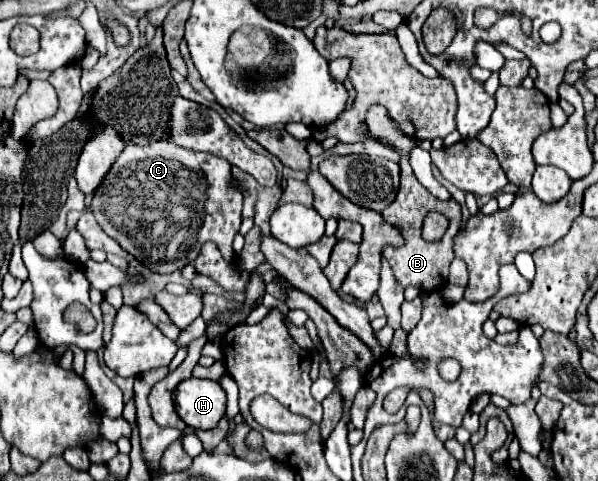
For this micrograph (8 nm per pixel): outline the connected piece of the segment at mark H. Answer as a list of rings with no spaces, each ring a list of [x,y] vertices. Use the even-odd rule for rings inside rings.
[[[186,379],[176,387],[176,411],[180,419],[196,429],[214,429],[226,413],[226,393],[218,381],[212,379]]]

